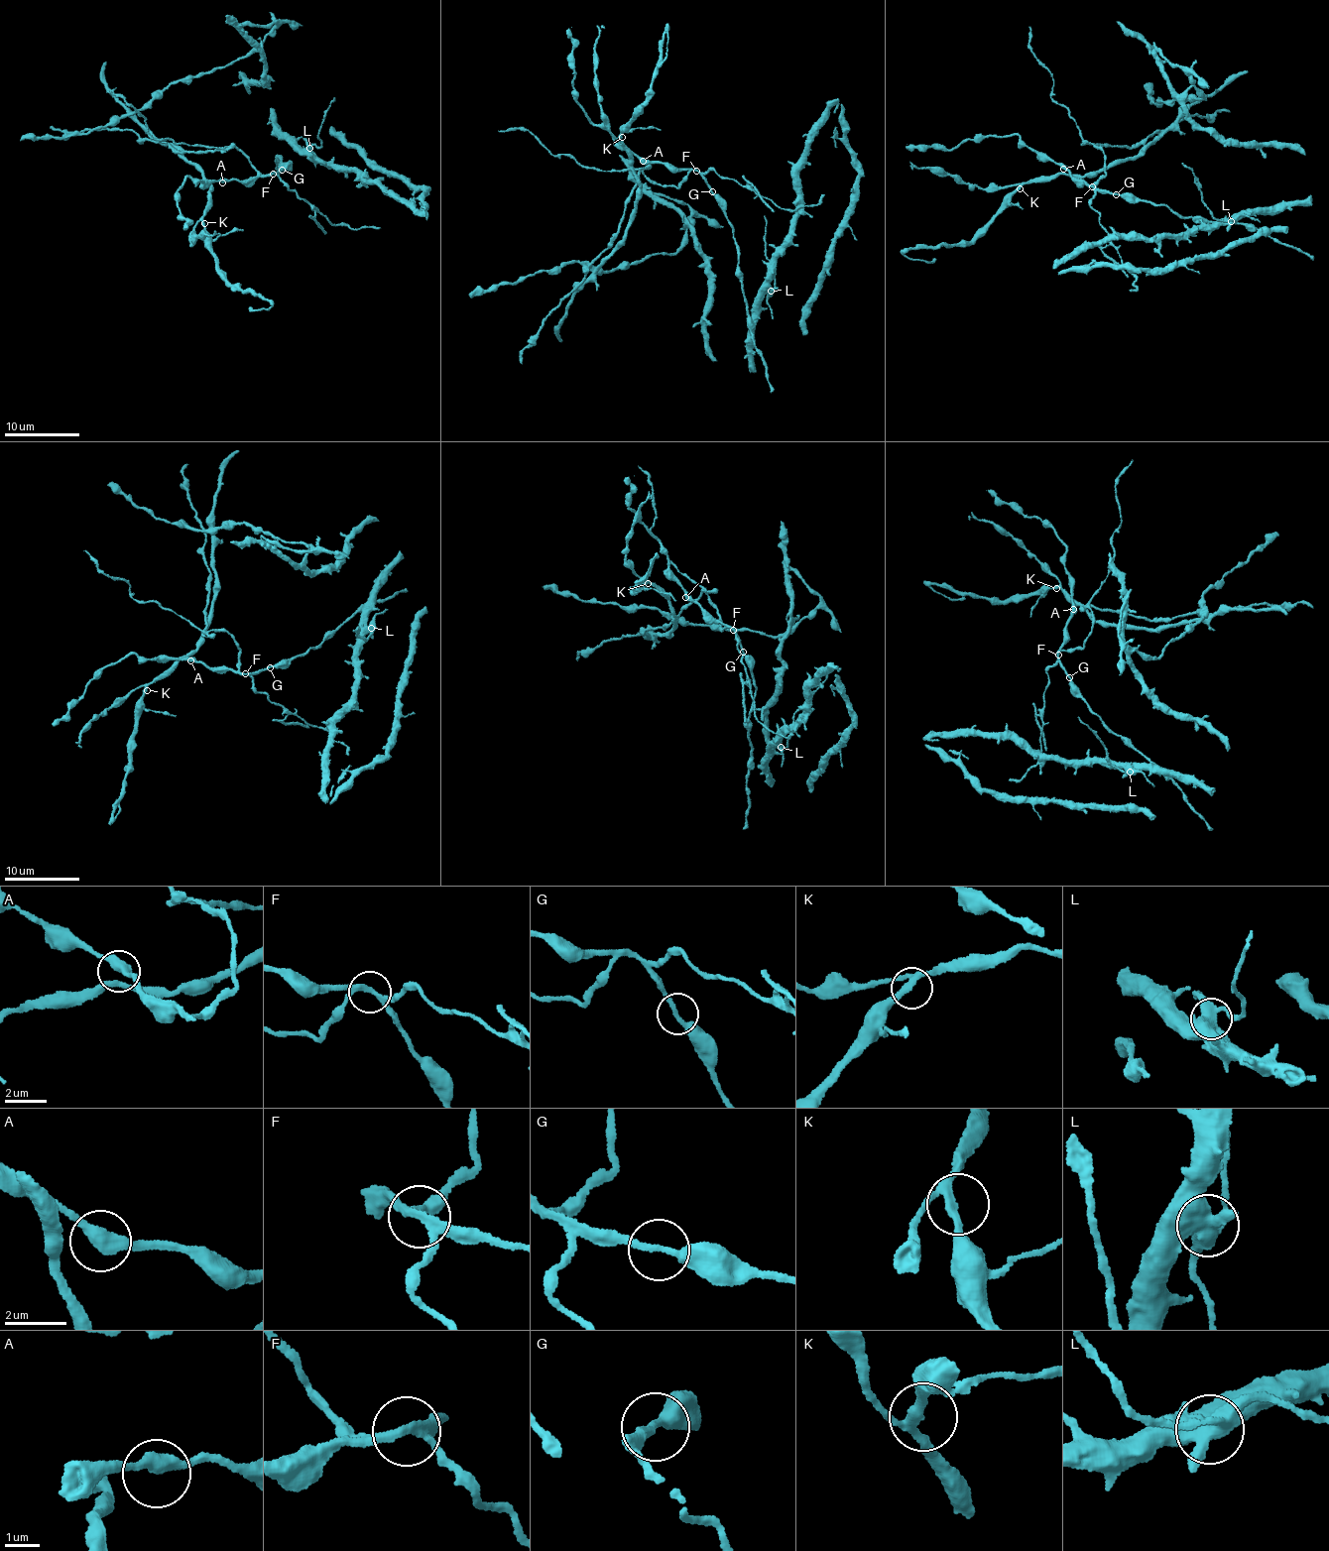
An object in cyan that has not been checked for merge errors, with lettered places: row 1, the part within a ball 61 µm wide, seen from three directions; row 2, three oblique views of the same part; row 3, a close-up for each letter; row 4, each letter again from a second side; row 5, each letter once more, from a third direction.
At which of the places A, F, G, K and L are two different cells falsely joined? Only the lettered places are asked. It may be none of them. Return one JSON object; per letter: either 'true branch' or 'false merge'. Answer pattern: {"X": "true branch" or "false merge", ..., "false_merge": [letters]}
{"A": "true branch", "F": "false merge", "G": "true branch", "K": "true branch", "L": "false merge", "false_merge": ["F", "L"]}

